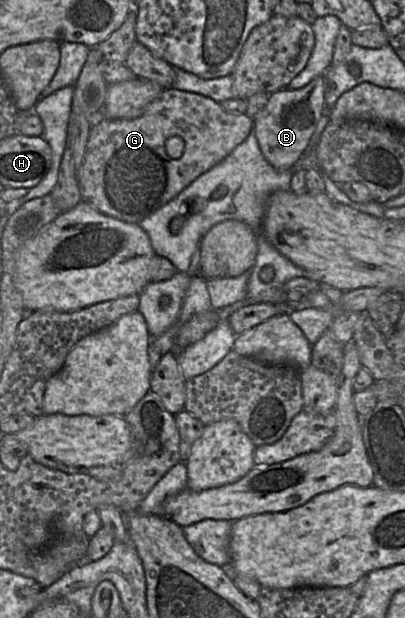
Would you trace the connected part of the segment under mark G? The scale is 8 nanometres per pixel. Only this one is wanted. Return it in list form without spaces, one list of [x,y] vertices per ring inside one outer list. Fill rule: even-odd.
[[[175,88],[164,89],[160,95],[147,105],[143,113],[134,119],[106,119],[98,116],[94,119],[89,130],[86,149],[83,161],[78,171],[78,183],[82,201],[87,202],[98,211],[105,215],[117,218],[131,223],[140,223],[144,218],[148,217],[156,210],[176,198],[188,185],[190,185],[200,175],[207,172],[215,165],[223,161],[239,144],[244,142],[253,130],[253,118],[246,113],[233,114],[225,111],[221,104],[206,96],[180,91]],[[173,136],[180,137],[185,144],[184,152],[179,158],[172,158],[166,151],[166,141]]]

